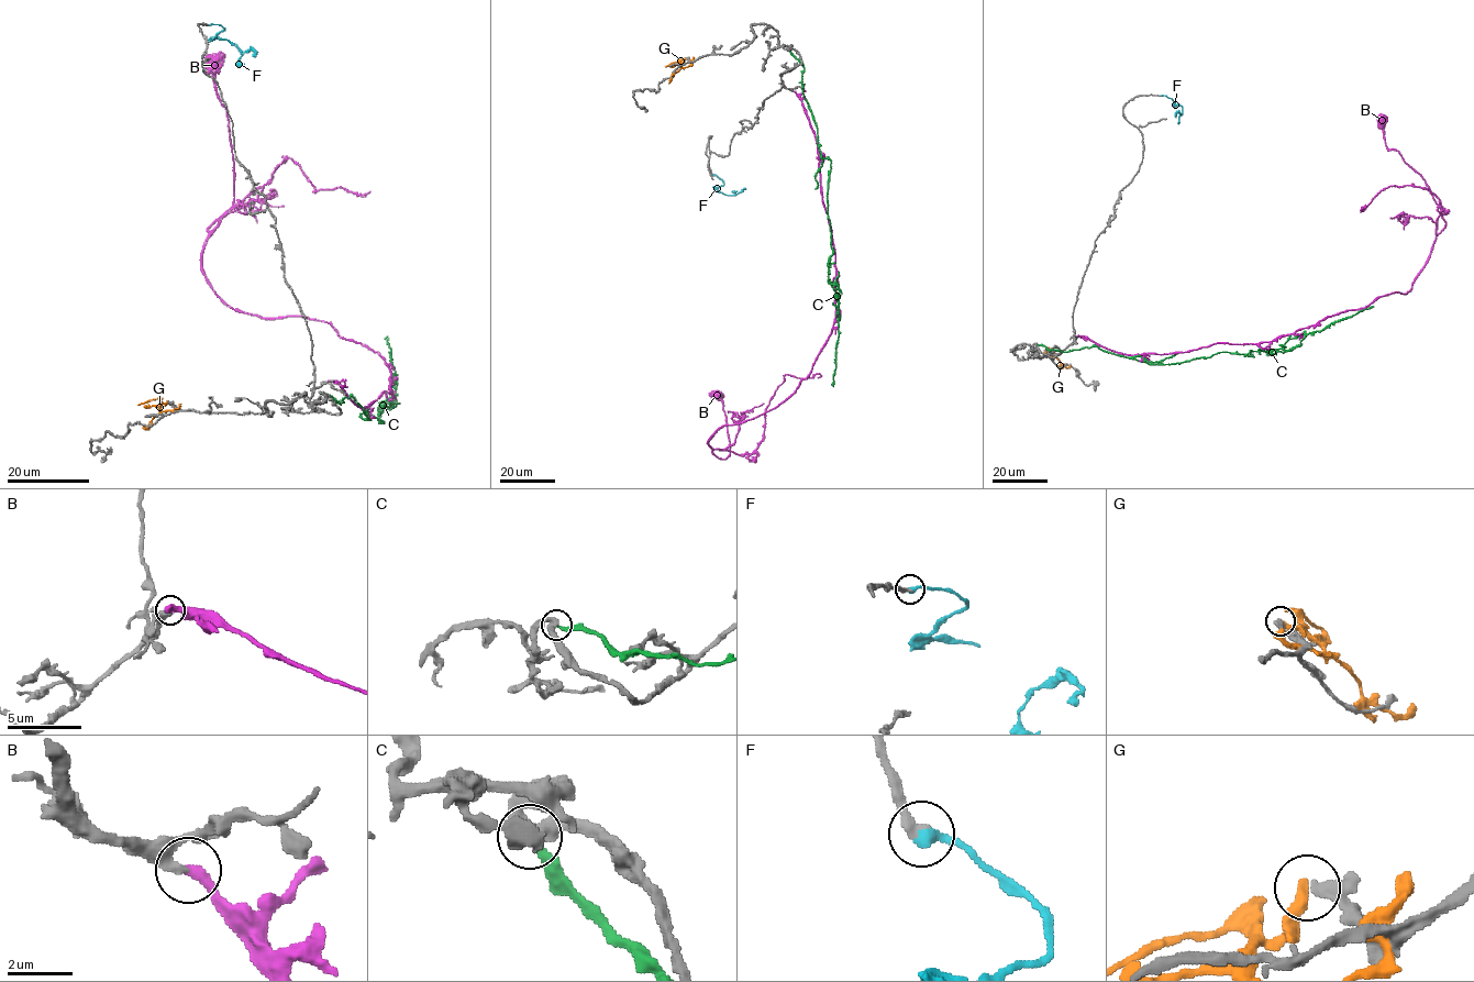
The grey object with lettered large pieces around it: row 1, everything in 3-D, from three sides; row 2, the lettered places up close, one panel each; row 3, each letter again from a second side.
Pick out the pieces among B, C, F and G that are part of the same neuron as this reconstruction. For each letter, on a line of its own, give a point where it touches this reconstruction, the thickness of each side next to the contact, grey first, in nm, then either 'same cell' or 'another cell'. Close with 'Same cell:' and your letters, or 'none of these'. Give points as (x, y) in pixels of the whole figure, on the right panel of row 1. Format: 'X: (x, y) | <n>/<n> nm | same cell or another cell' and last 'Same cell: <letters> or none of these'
B: (1078, 335) | 340/360 nm | same cell
C: (1037, 344) | 400/280 nm | another cell
F: (1162, 96) | 280/360 nm | same cell
G: (1045, 350) | 360/320 nm | another cell
Same cell: B, F

